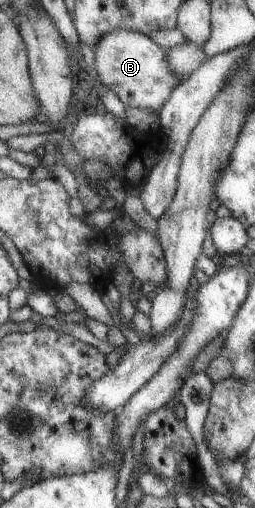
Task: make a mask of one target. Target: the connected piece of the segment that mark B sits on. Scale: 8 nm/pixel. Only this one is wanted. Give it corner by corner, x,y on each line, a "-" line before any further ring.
122,29
106,33
102,35
94,52
95,70
101,83
115,93
124,105
160,115
180,85
178,75
172,71
168,61
168,51
144,33

